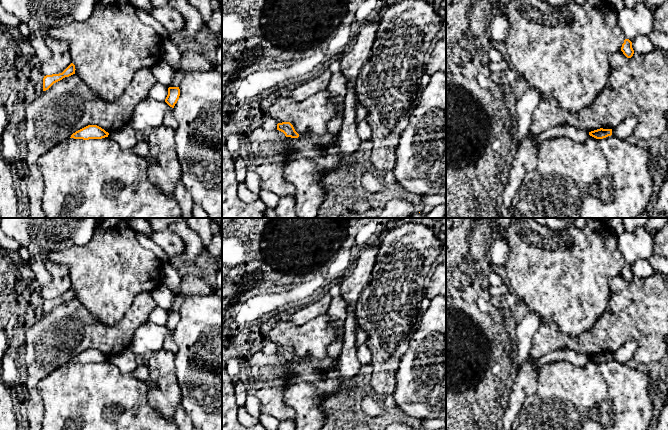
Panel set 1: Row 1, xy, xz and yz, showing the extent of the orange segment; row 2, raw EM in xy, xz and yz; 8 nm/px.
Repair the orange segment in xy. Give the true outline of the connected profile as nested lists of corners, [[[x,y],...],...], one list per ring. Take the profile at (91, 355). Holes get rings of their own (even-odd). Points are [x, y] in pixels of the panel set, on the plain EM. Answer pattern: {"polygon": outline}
{"polygon": [[[88,349],[71,359],[74,363],[102,363],[108,361],[109,357],[97,349]]]}

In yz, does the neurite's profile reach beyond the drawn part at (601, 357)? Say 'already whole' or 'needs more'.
already whole

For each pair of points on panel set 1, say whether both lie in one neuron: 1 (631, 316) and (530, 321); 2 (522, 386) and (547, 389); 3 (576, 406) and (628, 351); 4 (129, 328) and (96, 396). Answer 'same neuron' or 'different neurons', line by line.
1: different neurons
2: different neurons
3: different neurons
4: different neurons

